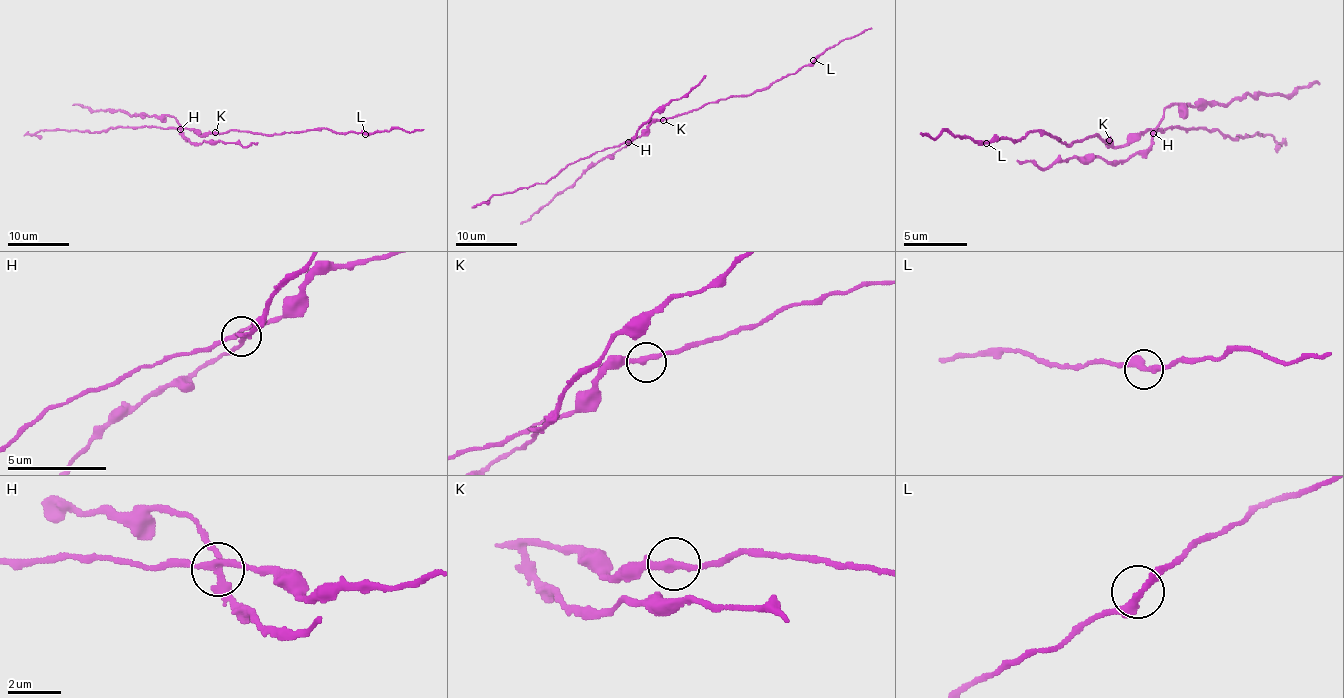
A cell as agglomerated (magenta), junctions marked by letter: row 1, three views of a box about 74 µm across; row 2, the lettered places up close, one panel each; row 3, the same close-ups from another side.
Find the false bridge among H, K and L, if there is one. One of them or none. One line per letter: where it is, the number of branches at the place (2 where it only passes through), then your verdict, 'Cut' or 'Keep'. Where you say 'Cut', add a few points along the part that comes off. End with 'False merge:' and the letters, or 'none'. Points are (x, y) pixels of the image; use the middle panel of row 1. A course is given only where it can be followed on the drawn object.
H: Place: (628, 142). Branches: 4. Cut. Course of the part to remove: (628, 142), (592, 164), (571, 185), (520, 224)
K: Place: (663, 120). Branches: 2. Keep
L: Place: (813, 60). Branches: 3. Keep
False merge: H

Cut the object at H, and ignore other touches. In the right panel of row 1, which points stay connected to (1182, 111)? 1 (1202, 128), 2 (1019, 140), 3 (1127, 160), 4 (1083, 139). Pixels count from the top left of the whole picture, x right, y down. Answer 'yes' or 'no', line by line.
1: no
2: no
3: yes
4: no

